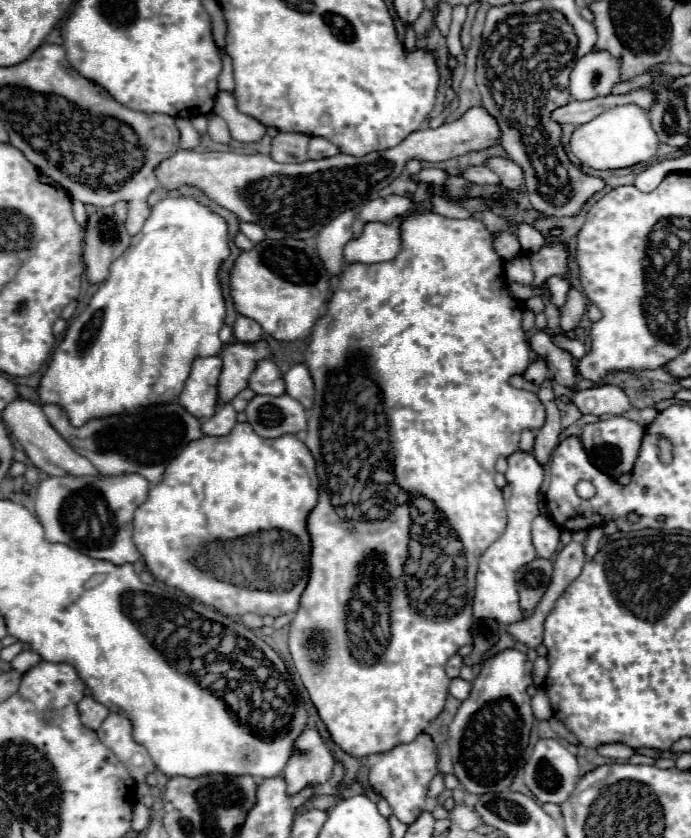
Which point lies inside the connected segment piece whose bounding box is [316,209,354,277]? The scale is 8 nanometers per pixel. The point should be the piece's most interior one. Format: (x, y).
(331, 240)

